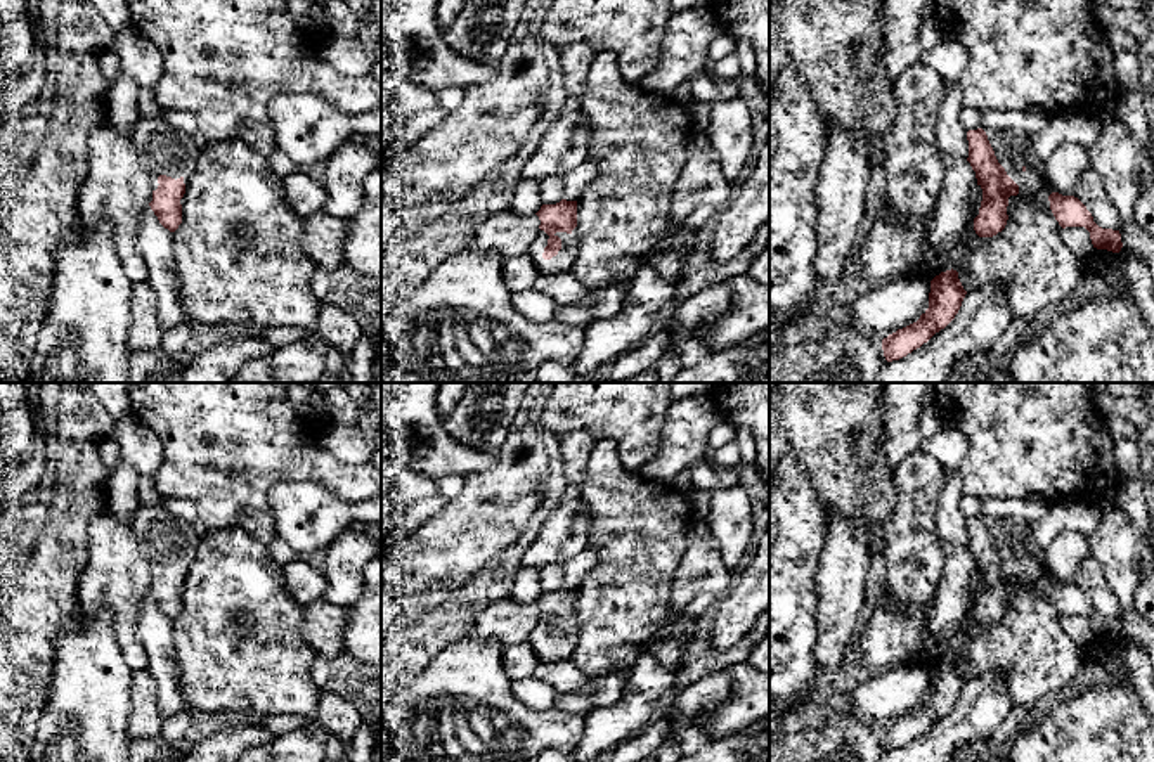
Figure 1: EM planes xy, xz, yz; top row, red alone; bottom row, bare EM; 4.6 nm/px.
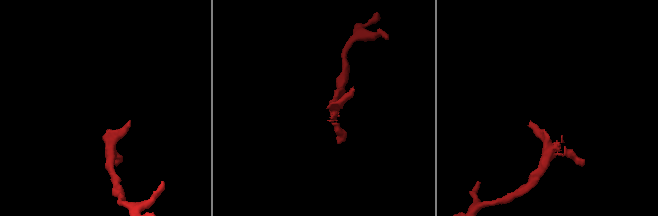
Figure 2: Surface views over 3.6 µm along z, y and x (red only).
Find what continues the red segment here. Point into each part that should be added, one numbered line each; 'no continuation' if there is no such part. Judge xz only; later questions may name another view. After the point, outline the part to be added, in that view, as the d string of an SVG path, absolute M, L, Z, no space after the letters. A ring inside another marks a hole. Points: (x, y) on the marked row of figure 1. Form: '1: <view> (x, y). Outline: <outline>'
1: xz (564, 260). Outline: M577 227L570 234L556 232L554 236L561 239L561 249L551 260L542 258L544 248L548 246L548 239L549 239L549 236L544 230L539 229L535 239L528 246L527 253L534 260L541 275L570 272L575 262L575 256L579 253L580 234Z

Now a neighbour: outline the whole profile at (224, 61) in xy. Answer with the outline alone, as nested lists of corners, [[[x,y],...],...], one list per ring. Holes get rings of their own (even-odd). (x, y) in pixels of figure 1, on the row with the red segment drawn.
[[[128,0],[132,26],[147,38],[163,61],[163,73],[151,88],[158,106],[191,113],[198,133],[208,142],[237,139],[267,159],[277,151],[269,104],[281,94],[315,94],[340,113],[362,114],[381,106],[381,80],[374,74],[348,76],[321,57],[326,35],[307,35],[291,17],[286,0]]]

